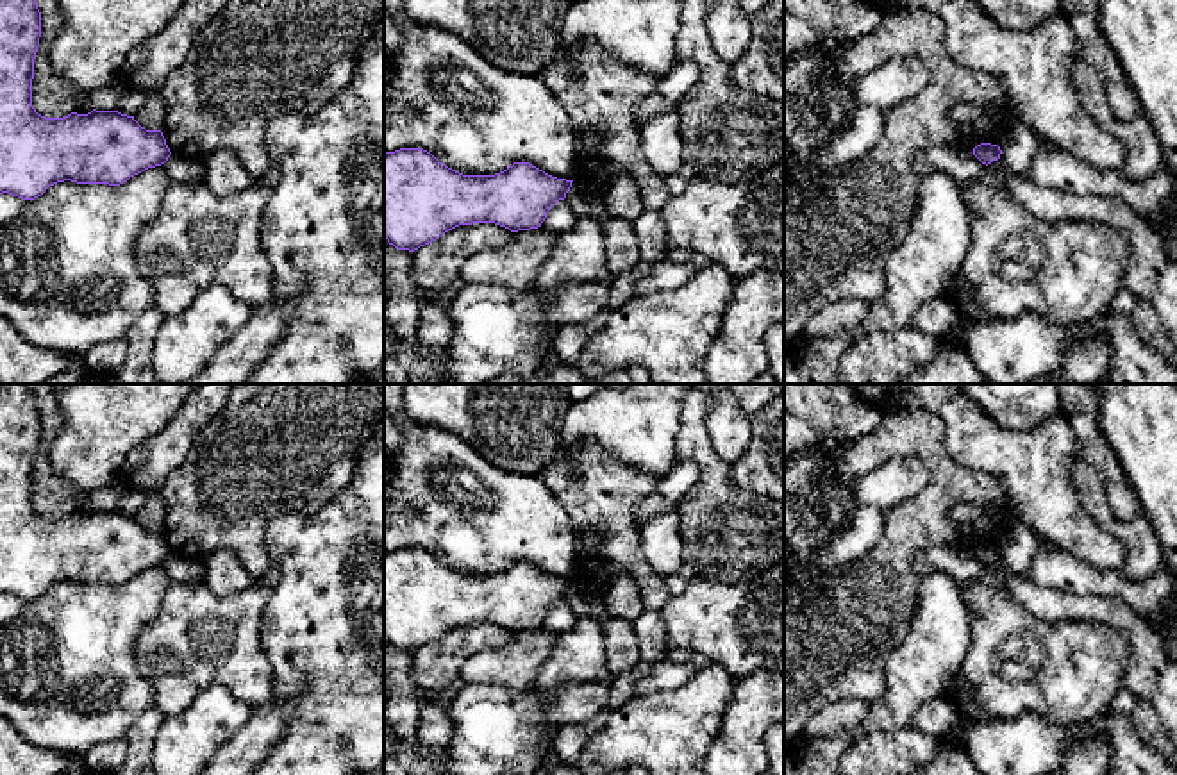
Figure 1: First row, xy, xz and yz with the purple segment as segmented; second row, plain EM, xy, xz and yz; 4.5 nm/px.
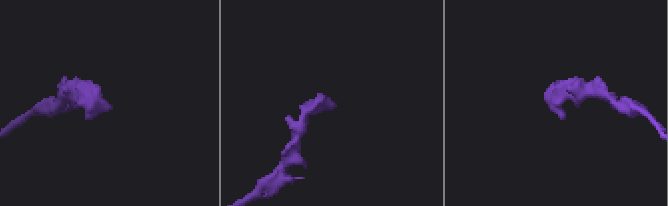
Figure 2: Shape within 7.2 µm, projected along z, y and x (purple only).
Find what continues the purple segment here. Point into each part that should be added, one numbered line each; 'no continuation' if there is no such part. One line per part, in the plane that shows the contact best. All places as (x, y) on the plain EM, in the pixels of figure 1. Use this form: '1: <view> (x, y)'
no continuation

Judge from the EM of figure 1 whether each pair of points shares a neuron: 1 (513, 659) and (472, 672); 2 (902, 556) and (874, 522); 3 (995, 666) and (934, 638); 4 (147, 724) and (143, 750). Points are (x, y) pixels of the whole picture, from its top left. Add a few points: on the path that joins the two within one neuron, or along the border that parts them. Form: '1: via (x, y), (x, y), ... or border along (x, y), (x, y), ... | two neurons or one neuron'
1: via (502, 666), (483, 668) | one neuron
2: border along (886, 513), (883, 538), (865, 554), (851, 559) | two neurons
3: border along (967, 609), (970, 649), (958, 672) | two neurons
4: via (143, 731), (143, 743) | one neuron

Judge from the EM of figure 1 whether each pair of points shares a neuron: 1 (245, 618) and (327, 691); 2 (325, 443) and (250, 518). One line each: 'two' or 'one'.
1: two
2: one

